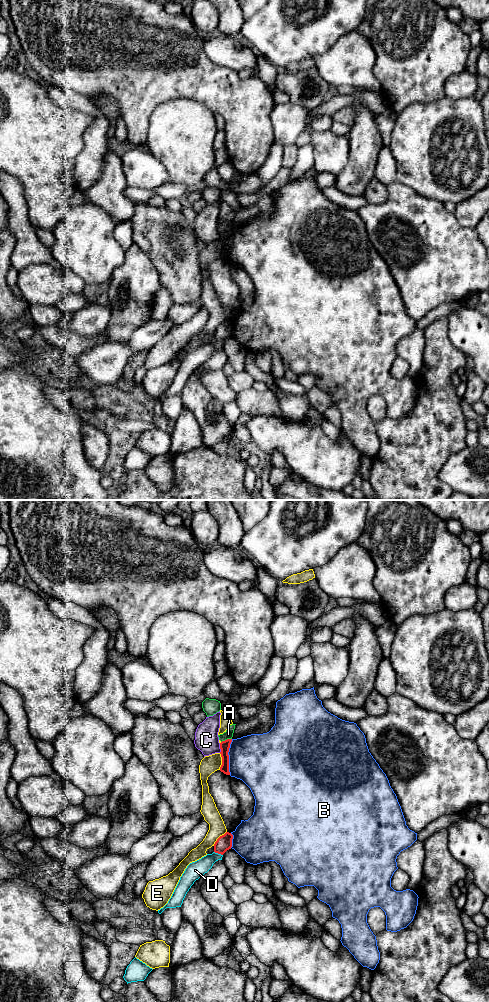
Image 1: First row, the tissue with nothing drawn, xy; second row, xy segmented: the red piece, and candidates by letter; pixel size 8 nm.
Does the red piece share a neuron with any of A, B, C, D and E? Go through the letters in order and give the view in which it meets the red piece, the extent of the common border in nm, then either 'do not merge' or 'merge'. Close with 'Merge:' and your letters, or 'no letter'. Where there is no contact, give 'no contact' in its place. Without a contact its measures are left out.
A: contact in xy; length 90 nm; do not merge
B: contact in xy; length 280 nm; do not merge
C: contact in xy; length 80 nm; do not merge
D: contact in xy; length 80 nm; do not merge
E: contact in xy; length 140 nm; do not merge
Merge: no letter

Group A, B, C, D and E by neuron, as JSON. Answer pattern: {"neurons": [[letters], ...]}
{"neurons": [["A"], ["B"], ["C"], ["D"], ["E"]]}

